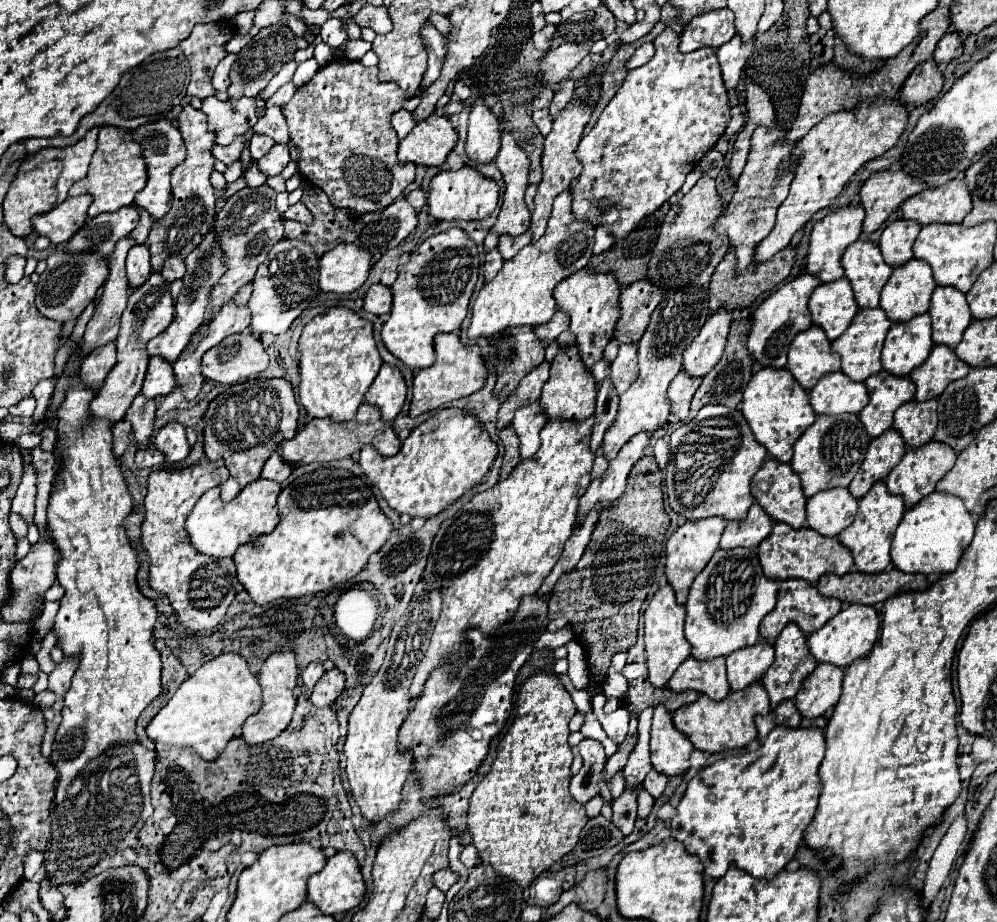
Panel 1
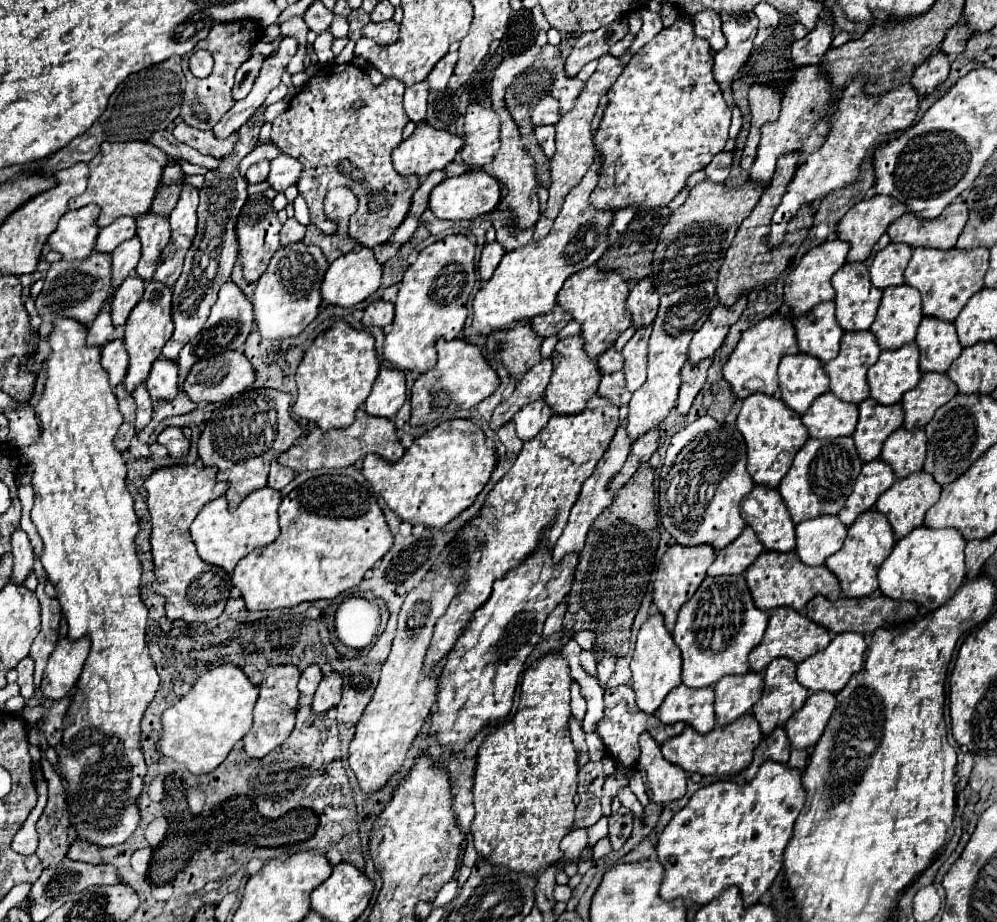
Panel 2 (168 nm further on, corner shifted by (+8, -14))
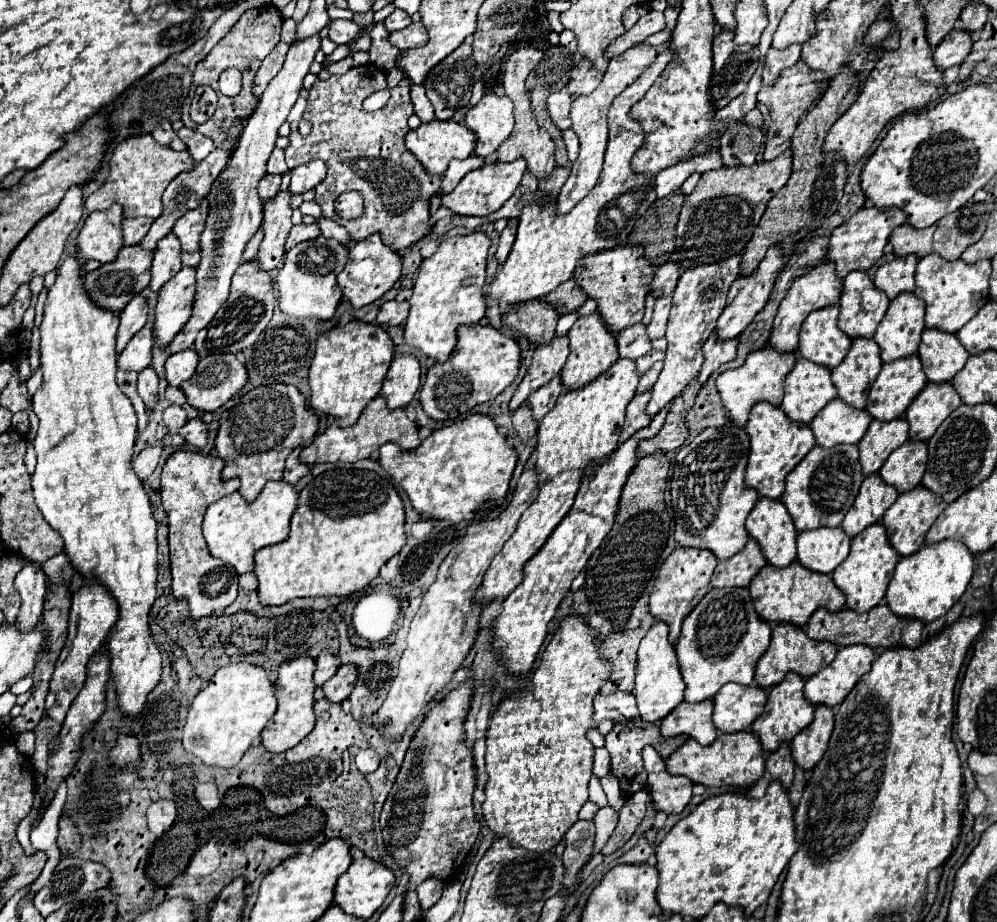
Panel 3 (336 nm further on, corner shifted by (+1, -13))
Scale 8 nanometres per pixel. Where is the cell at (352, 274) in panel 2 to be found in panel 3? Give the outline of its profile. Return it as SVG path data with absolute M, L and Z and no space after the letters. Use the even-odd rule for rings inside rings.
M372 235L360 243L354 243L354 247L350 249L348 255L348 263L344 267L344 271L336 277L338 287L342 289L344 299L354 307L360 309L364 305L374 303L376 299L380 299L388 289L394 287L394 283L398 281L402 271L402 261L400 255L394 253L390 247L386 247L380 239L380 235Z

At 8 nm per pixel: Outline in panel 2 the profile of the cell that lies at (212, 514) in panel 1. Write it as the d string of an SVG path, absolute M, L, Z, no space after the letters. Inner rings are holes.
M261 488L251 492L235 512L227 510L227 498L221 496L217 500L211 500L193 520L191 524L191 538L197 546L199 556L213 564L225 568L229 574L235 570L237 562L249 554L251 550L259 546L271 544L279 536L279 524L277 524L277 508L281 504L281 492L275 488Z

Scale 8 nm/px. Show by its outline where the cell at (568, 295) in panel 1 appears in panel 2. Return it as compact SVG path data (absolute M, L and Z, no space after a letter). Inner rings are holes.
M597 266L571 274L569 280L565 280L565 286L557 296L557 304L565 306L565 310L581 322L581 334L585 338L585 352L589 358L599 358L631 326L631 314L625 304L629 290L629 284L615 270L603 270Z

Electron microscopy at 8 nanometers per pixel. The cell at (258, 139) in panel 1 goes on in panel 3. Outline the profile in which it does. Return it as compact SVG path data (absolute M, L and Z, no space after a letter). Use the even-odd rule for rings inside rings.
M266 173L266 175L260 179L258 191L260 191L260 199L262 199L262 201L274 197L274 195L280 191L280 179L282 179L282 175L272 175L272 173Z

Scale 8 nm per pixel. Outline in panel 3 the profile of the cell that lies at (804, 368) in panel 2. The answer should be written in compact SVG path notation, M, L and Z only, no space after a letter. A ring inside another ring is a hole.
M798 359L784 381L782 409L792 421L810 423L816 413L836 397L830 369L808 359Z

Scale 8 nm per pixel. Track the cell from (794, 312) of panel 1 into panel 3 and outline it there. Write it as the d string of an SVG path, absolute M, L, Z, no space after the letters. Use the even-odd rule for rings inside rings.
M766 345L758 351L750 351L744 365L738 369L730 369L718 375L716 379L716 387L720 391L726 415L736 421L738 425L744 425L748 421L748 413L750 409L758 403L758 401L768 401L772 405L780 405L782 395L784 395L784 379L790 373L792 365L798 359L798 351L776 351L774 347Z

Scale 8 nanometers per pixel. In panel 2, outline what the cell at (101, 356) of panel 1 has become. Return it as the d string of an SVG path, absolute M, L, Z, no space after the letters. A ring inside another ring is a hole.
M119 334L117 340L111 340L103 346L101 364L109 372L111 386L117 386L125 378L127 368L129 368L129 354L123 346L123 334Z

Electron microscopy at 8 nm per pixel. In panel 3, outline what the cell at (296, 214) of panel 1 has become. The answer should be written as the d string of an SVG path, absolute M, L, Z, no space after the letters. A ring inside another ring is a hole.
M300 223L300 225L294 225L292 231L288 233L288 239L286 239L286 251L290 251L294 245L302 243L302 241L308 241L308 239L314 239L320 235L320 229L312 223L312 225L306 225L306 223Z

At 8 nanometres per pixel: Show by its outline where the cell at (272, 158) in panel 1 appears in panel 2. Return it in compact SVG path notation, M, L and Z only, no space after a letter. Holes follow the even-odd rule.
M277 156L275 160L271 160L271 172L267 182L277 190L277 192L285 192L289 186L297 184L301 178L301 162L297 158L291 156Z

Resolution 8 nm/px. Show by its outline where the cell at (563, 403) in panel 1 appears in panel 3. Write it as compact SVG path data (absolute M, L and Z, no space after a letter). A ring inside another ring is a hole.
M598 313L580 317L574 323L574 327L568 331L568 339L570 339L570 357L560 373L560 379L562 379L562 385L566 391L574 391L574 389L580 389L580 387L592 383L596 377L600 377L604 371L608 371L612 367L612 363L618 359L616 339L614 339L614 335L610 335L606 325L602 325Z

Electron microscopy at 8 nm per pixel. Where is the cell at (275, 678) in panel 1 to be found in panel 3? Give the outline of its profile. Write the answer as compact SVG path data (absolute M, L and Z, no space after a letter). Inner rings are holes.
M298 657L292 661L284 661L280 665L278 679L274 683L278 709L260 733L260 739L262 739L262 745L266 751L270 751L270 753L286 751L286 749L298 745L314 729L314 711L312 711L312 705L314 705L312 693L316 689L314 681L312 681L314 669L316 669L316 663L310 657Z

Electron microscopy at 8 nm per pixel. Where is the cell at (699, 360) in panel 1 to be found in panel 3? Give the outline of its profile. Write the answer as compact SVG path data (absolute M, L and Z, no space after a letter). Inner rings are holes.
M772 247L772 249L768 249L766 257L762 259L762 263L758 265L758 269L756 269L752 275L748 275L748 277L744 277L744 279L738 277L738 279L732 283L732 287L730 287L730 291L728 291L726 307L724 307L722 315L718 317L718 323L716 323L716 329L714 329L716 335L718 335L722 341L736 337L748 323L752 323L754 315L766 305L766 301L768 301L768 297L770 297L770 291L772 291L772 285L774 285L774 279L776 279L776 275L780 273L782 267L784 267L784 253L778 251L778 247Z

